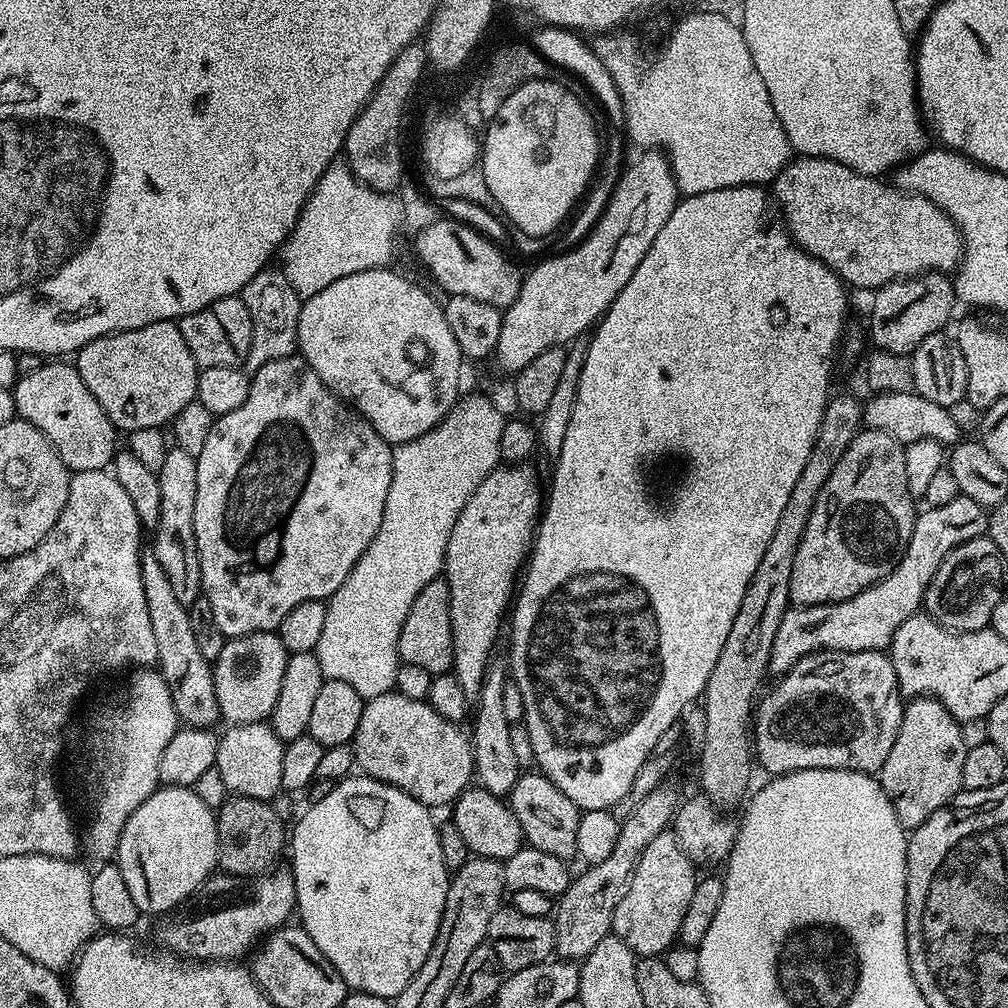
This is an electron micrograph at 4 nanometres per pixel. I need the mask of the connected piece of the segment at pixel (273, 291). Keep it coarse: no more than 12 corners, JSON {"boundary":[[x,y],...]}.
{"boundary":[[276,266],[246,282],[244,368],[297,355],[302,298]]}

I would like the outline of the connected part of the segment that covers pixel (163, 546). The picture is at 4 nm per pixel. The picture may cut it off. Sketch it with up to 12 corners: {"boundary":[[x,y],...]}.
{"boundary":[[172,446],[158,473],[162,510],[151,551],[174,598],[202,594],[196,458]]}

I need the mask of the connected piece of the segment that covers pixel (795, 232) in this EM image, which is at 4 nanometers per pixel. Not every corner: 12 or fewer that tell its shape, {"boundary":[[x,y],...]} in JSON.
{"boundary":[[830,158],[772,181],[786,231],[845,285],[951,273],[934,202]]}

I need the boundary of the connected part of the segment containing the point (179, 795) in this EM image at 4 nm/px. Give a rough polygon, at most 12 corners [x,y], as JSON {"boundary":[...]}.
{"boundary":[[161,786],[126,818],[114,863],[141,913],[217,871],[216,812]]}

